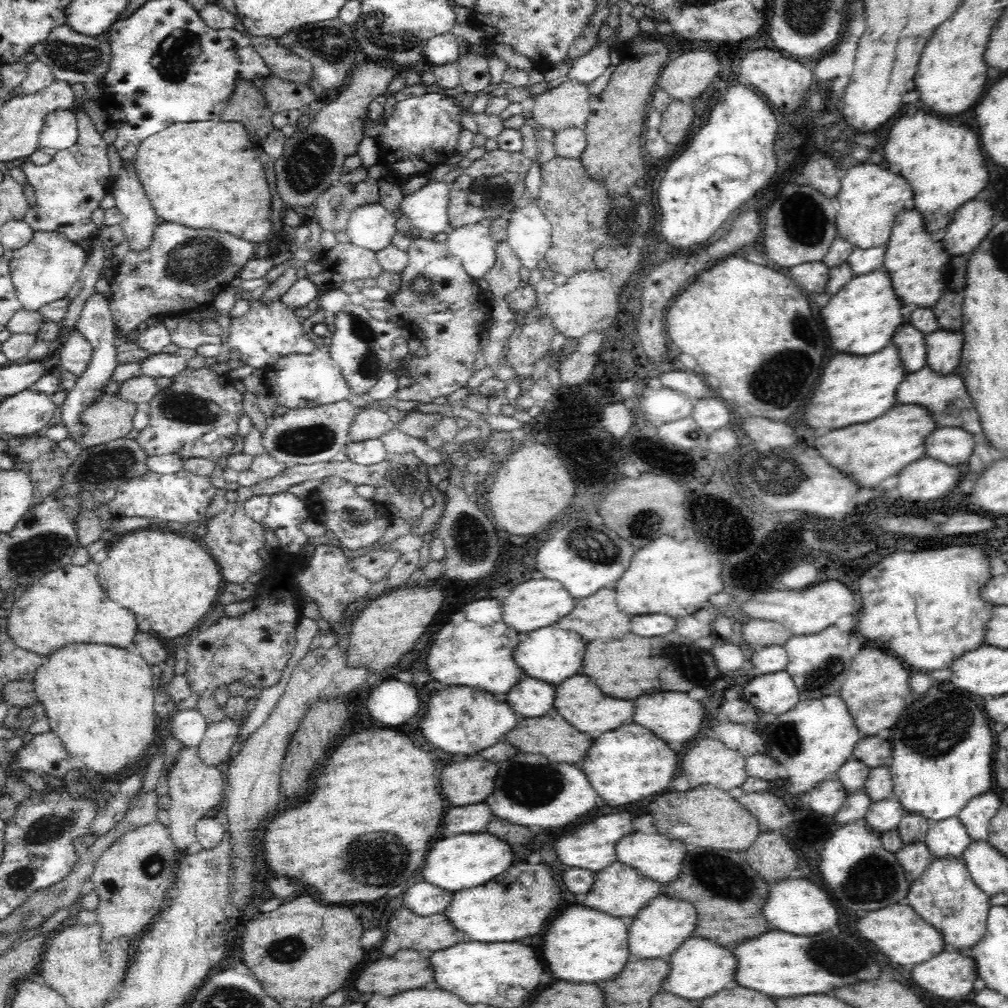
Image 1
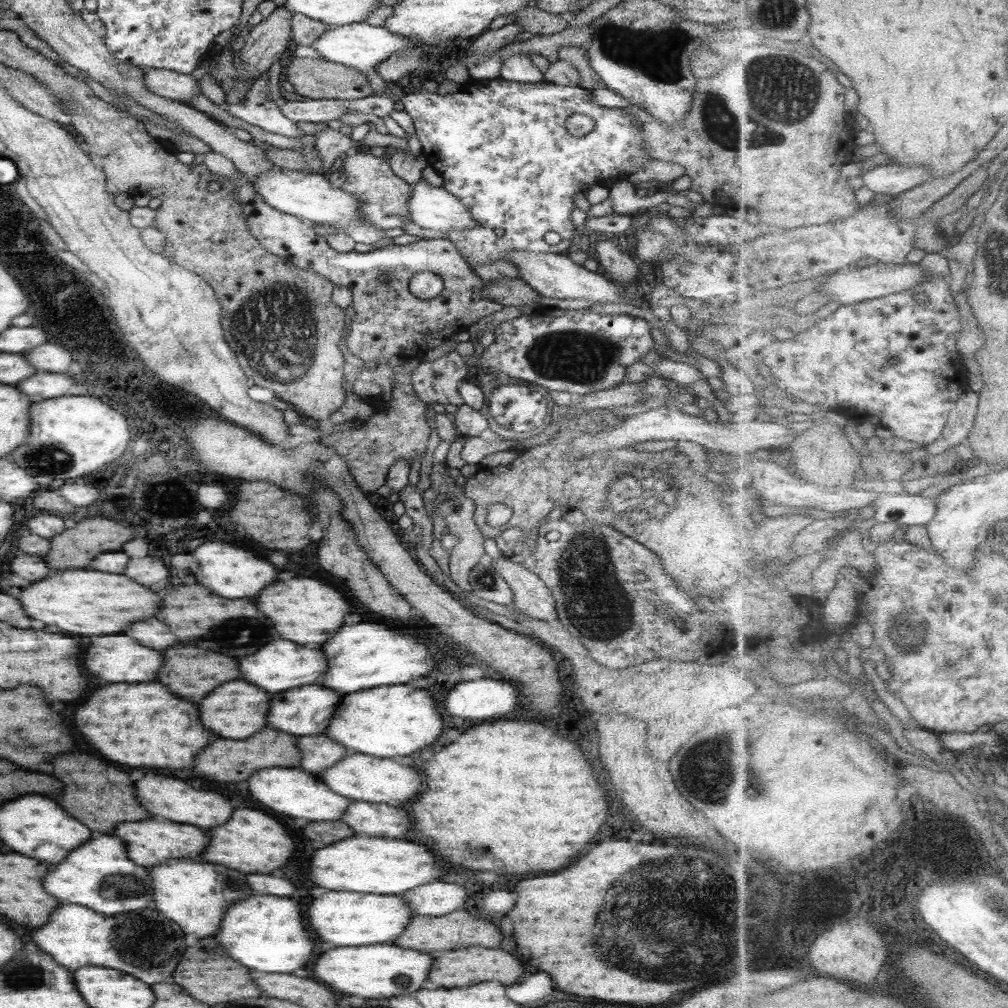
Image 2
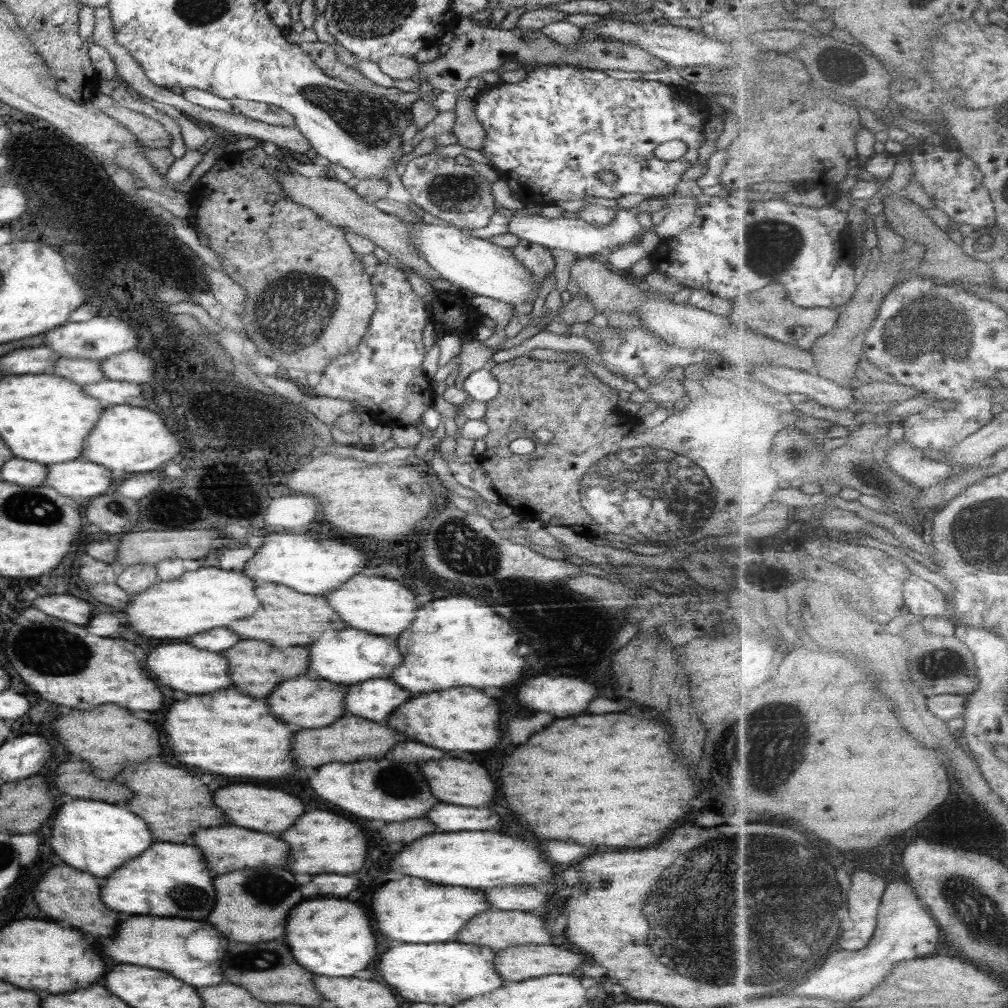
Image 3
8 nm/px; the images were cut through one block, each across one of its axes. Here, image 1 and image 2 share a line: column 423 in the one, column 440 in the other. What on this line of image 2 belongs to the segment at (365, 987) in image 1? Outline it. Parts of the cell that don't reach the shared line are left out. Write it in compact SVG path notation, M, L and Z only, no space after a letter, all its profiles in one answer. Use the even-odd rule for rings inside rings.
M472 946L472 948L462 948L462 950L447 950L439 954L438 958L434 958L434 966L430 968L430 982L438 984L442 988L450 988L450 986L470 986L472 982L488 982L488 980L498 980L504 986L516 984L518 978L524 972L522 962L512 956L506 950L488 950L482 946Z

